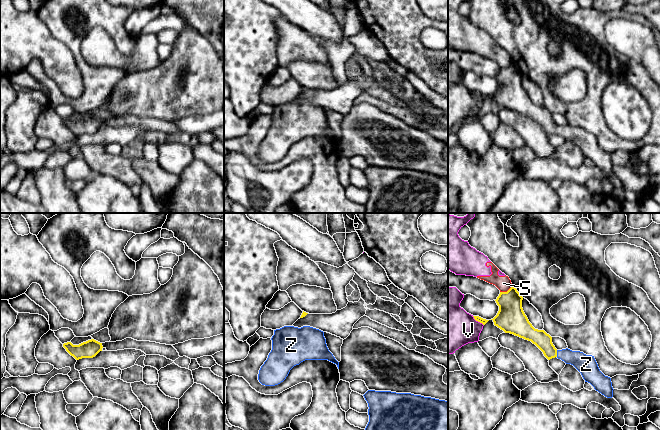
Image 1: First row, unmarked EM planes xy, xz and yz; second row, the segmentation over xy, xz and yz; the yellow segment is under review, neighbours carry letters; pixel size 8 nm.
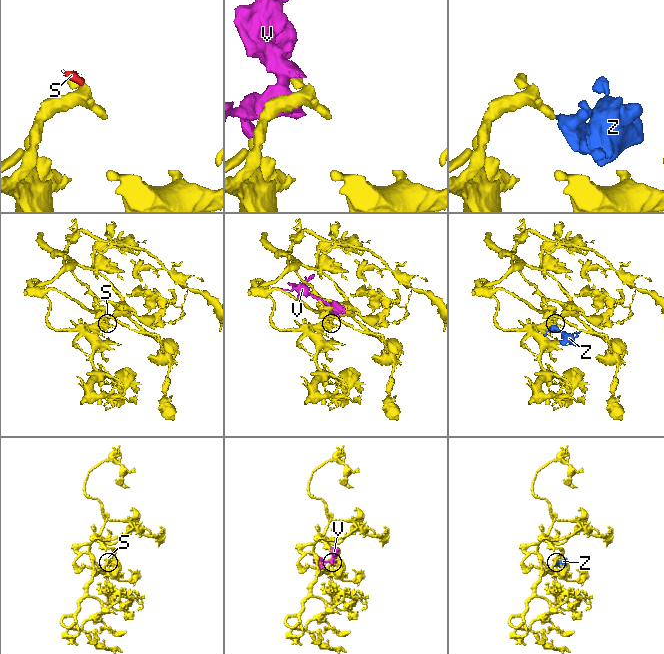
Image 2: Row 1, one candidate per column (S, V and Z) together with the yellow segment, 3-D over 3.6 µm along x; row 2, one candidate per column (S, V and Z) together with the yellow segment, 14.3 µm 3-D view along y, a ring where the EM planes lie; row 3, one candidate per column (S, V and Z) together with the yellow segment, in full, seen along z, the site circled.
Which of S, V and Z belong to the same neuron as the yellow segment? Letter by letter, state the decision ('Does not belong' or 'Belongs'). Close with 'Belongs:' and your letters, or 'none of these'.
S: Does not belong
V: Does not belong
Z: Belongs
Belongs: Z

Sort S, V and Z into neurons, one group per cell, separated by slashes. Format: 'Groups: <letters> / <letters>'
Groups: S V / Z

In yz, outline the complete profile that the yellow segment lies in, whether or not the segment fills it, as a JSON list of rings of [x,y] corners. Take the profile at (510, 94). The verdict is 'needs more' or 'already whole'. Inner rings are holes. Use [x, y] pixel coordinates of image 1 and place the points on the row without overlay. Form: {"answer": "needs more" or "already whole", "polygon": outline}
{"answer": "needs more", "polygon": [[[513,62],[507,68],[500,68],[495,76],[499,87],[491,95],[494,101],[505,109],[531,117],[548,136],[557,133],[566,140],[573,141],[581,149],[585,158],[590,159],[605,173],[612,174],[614,165],[611,154],[600,147],[594,132],[568,124],[557,126],[552,119],[552,113],[544,106],[535,105],[529,98],[522,84],[522,76],[523,73]]]}

